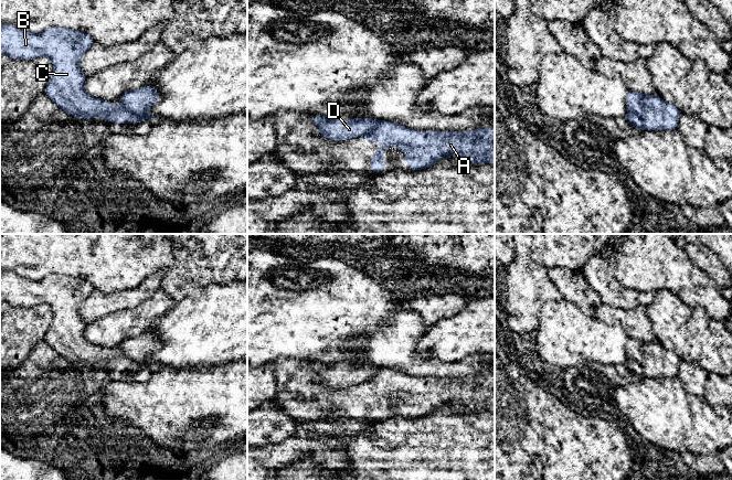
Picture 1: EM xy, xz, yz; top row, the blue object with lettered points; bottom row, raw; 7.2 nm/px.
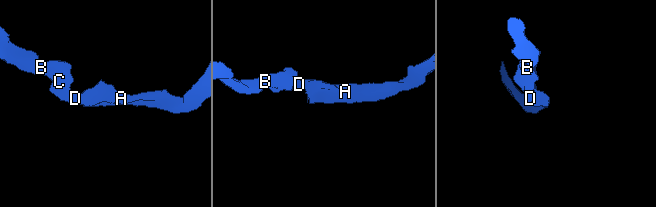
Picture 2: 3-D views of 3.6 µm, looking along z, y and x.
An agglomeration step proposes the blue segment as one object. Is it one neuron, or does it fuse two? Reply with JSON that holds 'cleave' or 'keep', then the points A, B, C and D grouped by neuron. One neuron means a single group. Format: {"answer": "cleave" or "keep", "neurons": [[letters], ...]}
{"answer": "cleave", "neurons": [["A"], ["B", "C", "D"]]}

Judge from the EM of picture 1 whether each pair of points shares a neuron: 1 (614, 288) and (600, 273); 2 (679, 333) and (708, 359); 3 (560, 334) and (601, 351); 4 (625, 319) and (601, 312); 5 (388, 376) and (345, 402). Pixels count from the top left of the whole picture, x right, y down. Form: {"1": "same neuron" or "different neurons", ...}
{"1": "same neuron", "2": "same neuron", "3": "same neuron", "4": "same neuron", "5": "same neuron"}

